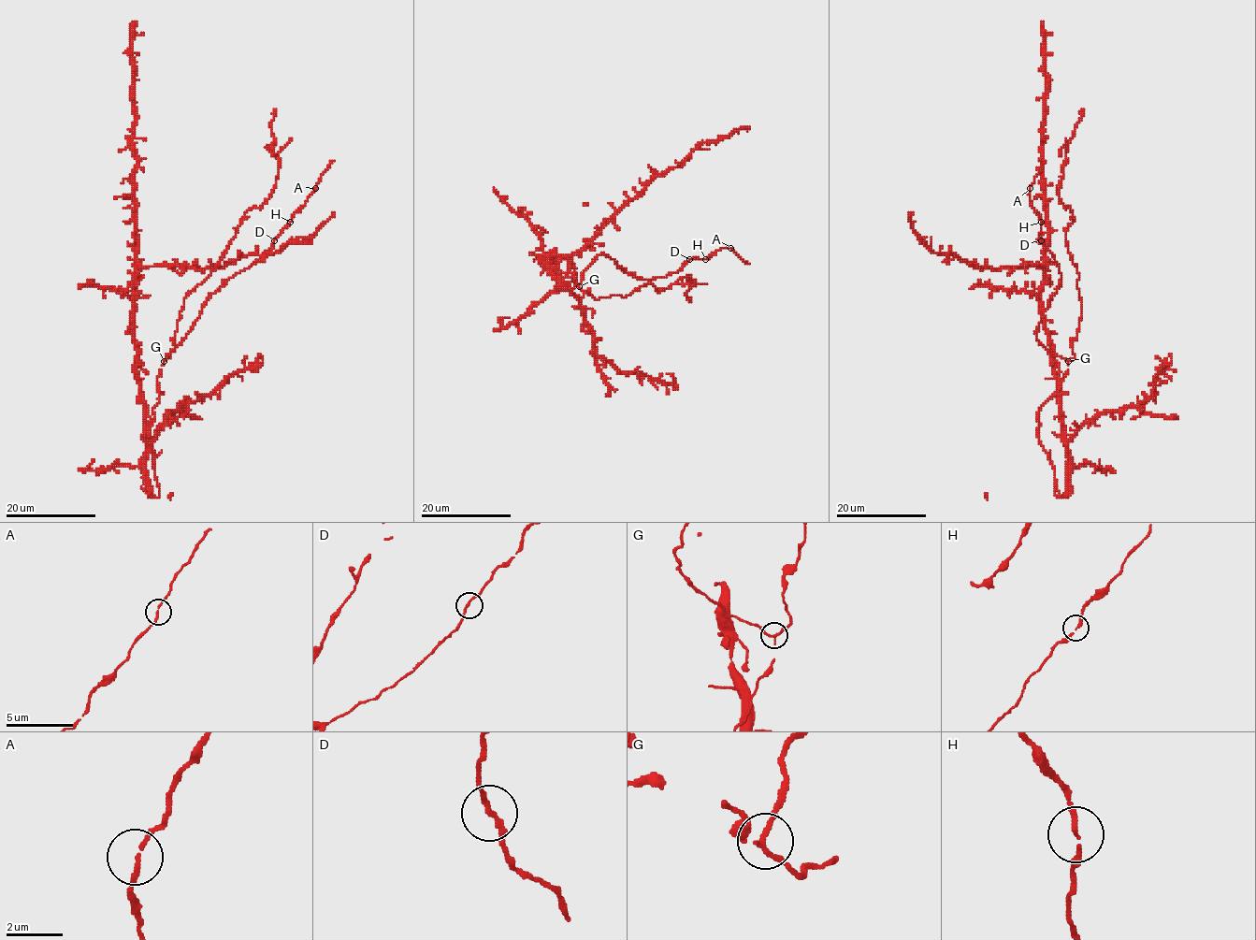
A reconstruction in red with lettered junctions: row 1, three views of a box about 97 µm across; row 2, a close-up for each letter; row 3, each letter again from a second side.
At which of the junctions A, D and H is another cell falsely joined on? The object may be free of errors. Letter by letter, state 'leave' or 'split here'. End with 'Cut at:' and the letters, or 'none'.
A: leave
D: leave
H: leave
Cut at: none

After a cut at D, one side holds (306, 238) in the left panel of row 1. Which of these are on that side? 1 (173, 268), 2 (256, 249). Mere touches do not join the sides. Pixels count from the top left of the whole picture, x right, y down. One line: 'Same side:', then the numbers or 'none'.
Same side: 1, 2

